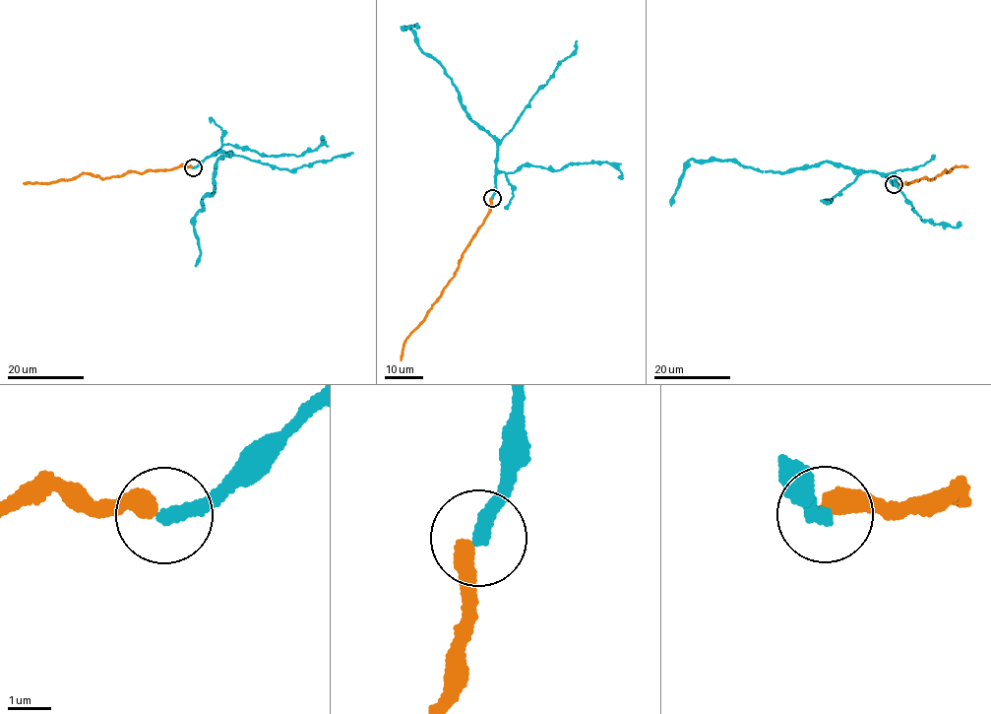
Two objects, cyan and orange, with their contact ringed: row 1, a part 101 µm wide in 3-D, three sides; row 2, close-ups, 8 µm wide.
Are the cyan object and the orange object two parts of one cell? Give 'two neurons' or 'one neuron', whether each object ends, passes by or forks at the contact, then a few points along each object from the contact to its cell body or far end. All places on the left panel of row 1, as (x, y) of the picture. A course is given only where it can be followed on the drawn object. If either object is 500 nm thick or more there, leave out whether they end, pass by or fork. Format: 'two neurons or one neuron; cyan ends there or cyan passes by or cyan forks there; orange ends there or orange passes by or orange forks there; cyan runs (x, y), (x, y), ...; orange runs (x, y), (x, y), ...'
two neurons; cyan ends there; orange ends there; cyan runs (192, 167), (223, 151), (230, 155), (218, 160), (214, 194), (202, 199), (195, 217), (196, 266); orange runs (192, 167), (150, 169), (142, 173), (131, 170), (105, 178), (84, 173), (48, 183), (24, 183)

